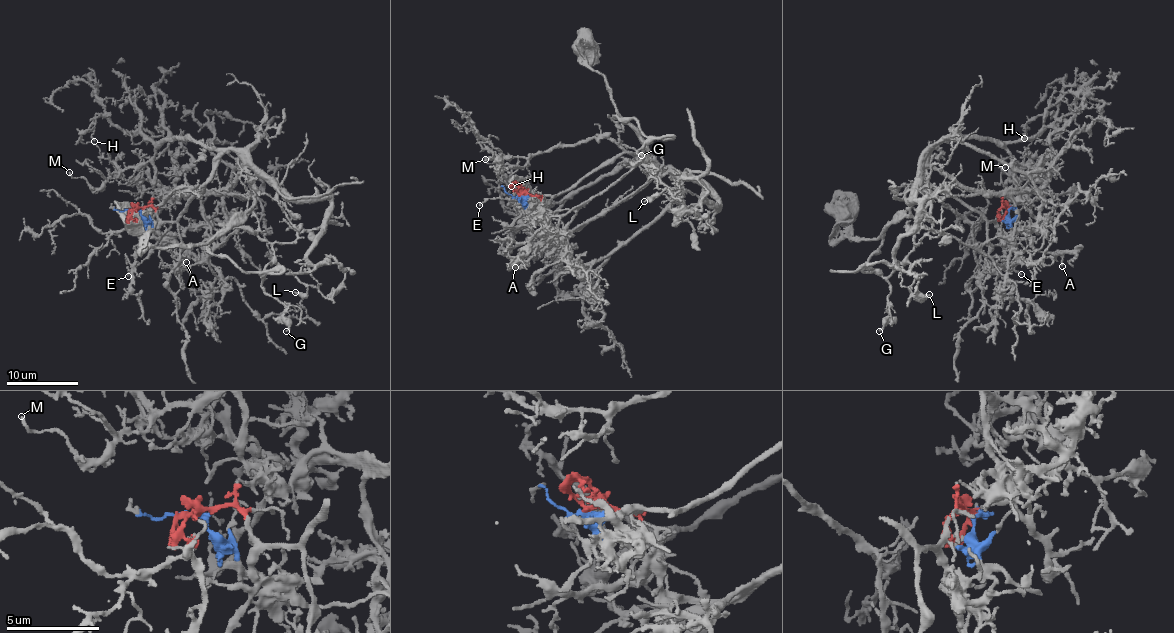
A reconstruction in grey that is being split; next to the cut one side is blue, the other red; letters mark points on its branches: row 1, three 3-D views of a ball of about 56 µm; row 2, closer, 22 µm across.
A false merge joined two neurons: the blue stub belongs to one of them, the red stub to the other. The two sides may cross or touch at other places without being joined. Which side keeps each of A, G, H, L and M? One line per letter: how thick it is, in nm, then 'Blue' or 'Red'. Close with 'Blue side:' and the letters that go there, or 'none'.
A: Thickness 170 nm. Blue
G: Thickness 200 nm. Blue
H: Thickness 150 nm. Red
L: Thickness 220 nm. Blue
M: Thickness 150 nm. Red
Blue side: A, G, L

